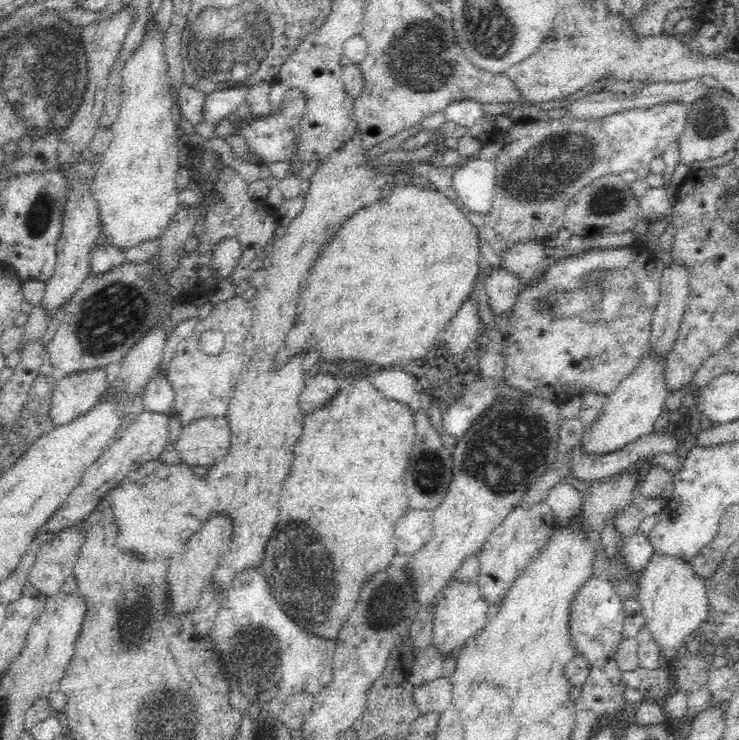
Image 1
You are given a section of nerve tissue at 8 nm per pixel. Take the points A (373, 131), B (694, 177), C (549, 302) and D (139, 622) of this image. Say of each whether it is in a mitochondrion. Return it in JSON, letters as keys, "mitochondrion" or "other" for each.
{"A":"other","B":"other","C":"mitochondrion","D":"mitochondrion"}

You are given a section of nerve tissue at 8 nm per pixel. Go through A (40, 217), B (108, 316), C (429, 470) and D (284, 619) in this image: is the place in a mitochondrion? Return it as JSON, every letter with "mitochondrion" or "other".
{"A":"mitochondrion","B":"mitochondrion","C":"mitochondrion","D":"mitochondrion"}

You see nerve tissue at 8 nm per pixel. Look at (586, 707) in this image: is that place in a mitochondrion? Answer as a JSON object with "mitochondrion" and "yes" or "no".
{"mitochondrion":"no"}

